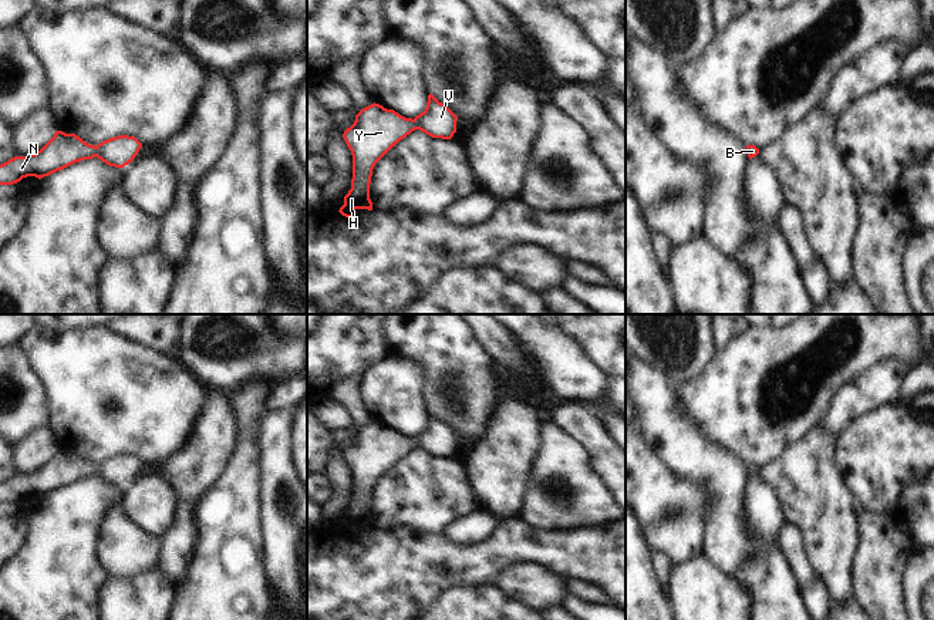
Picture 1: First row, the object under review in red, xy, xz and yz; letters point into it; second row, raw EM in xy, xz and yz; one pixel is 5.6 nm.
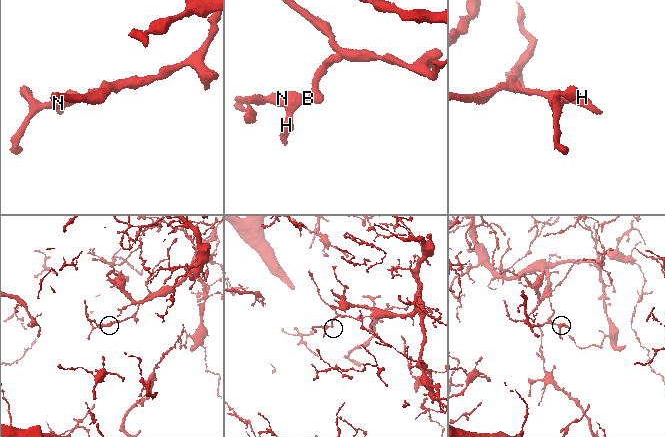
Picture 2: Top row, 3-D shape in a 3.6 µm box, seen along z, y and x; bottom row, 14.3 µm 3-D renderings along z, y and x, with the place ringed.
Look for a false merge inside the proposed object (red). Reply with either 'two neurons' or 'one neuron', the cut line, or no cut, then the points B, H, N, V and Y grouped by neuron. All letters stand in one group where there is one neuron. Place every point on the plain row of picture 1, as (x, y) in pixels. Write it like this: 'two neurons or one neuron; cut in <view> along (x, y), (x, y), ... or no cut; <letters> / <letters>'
one neuron; no cut; B H N V Y

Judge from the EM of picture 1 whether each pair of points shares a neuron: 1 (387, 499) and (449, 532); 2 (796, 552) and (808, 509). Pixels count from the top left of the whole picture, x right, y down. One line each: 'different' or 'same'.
1: different
2: different

